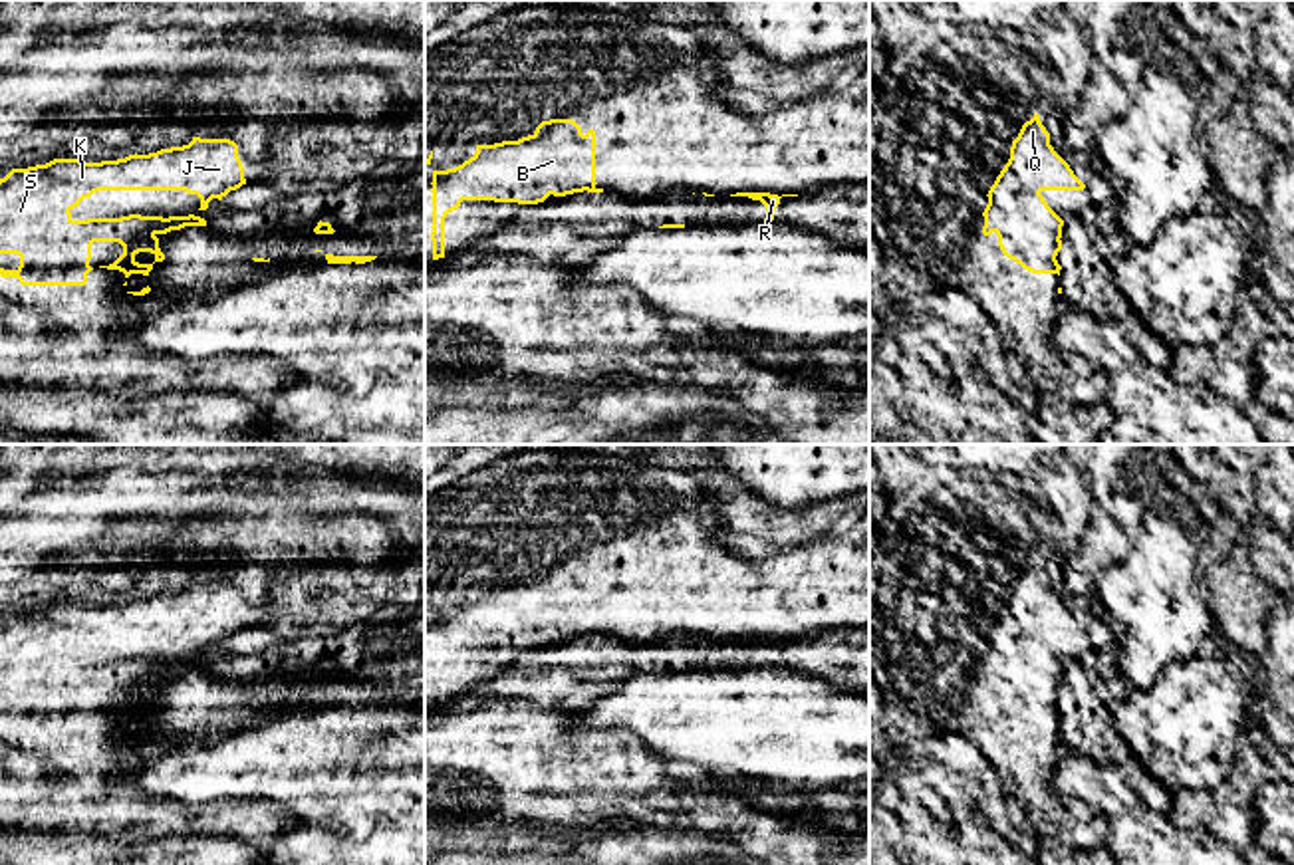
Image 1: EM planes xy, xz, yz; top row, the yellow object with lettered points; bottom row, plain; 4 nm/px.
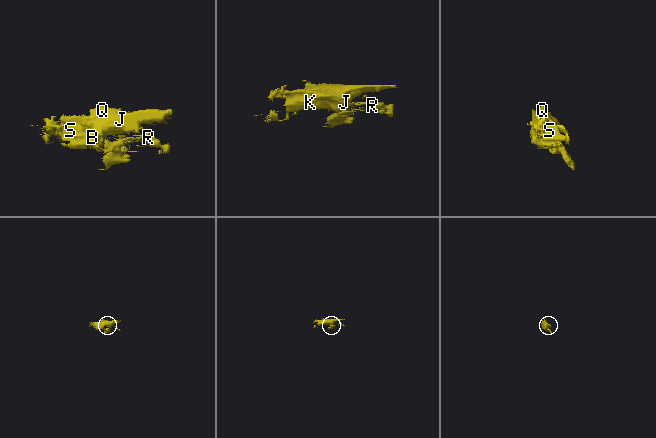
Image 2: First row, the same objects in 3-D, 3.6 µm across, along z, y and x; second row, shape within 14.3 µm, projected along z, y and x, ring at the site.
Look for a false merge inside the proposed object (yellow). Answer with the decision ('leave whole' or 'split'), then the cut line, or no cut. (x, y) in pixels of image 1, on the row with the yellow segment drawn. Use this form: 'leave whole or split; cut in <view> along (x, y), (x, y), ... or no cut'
split; cut in xy along (153, 235), (137, 243), (118, 264), (112, 264)

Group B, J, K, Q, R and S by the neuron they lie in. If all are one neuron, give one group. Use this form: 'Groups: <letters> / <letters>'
Groups: B J K Q S / R

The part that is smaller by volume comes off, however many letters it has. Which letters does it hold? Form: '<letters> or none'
R

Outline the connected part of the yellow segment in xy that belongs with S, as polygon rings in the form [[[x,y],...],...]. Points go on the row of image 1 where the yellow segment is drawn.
[[[193,137],[189,145],[161,149],[149,155],[129,155],[117,161],[85,163],[79,159],[54,159],[46,165],[28,169],[12,169],[0,179],[0,254],[18,254],[20,266],[16,270],[0,268],[2,278],[18,278],[22,286],[85,286],[87,274],[93,270],[91,244],[93,242],[119,242],[123,254],[119,262],[133,250],[135,244],[147,242],[155,234],[167,234],[185,226],[206,226],[206,220],[194,214],[189,216],[141,216],[129,214],[121,218],[87,218],[73,220],[71,208],[79,206],[83,198],[89,198],[99,190],[185,190],[200,198],[200,208],[206,210],[212,198],[222,200],[230,190],[246,185],[244,167],[238,157],[238,145],[230,139],[200,139]]]

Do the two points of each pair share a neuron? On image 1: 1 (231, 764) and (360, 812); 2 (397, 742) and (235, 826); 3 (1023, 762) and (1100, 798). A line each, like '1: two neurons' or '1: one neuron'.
1: one neuron
2: two neurons
3: two neurons

